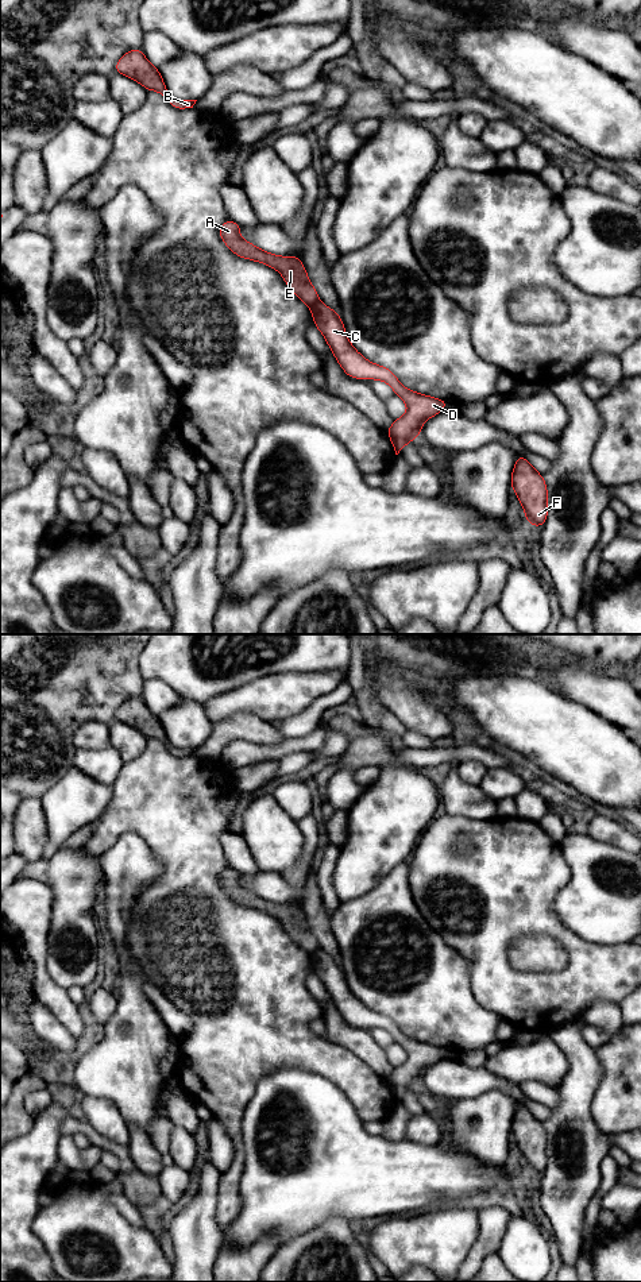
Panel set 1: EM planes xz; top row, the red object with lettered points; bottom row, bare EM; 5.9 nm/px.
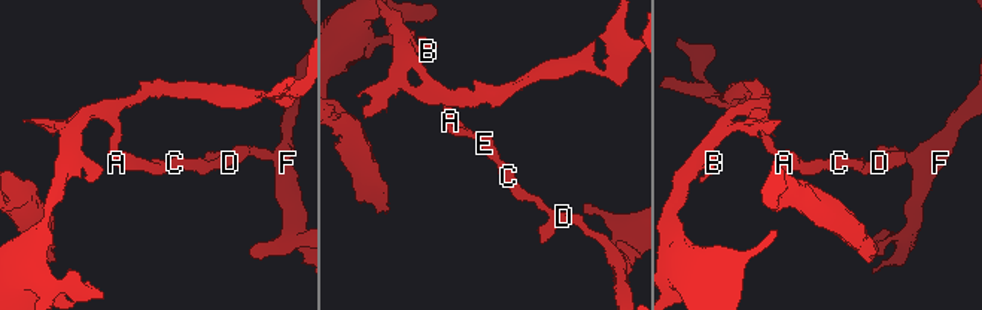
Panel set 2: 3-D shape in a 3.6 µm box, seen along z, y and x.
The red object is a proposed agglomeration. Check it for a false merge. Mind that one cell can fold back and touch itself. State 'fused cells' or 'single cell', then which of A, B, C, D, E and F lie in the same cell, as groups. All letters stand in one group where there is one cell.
fused cells | A B E / C D F

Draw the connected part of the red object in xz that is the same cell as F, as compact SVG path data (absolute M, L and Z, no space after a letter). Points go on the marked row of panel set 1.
M520 455L511 474L511 489L517 494L528 522L541 528L548 517L548 490L544 476Z

